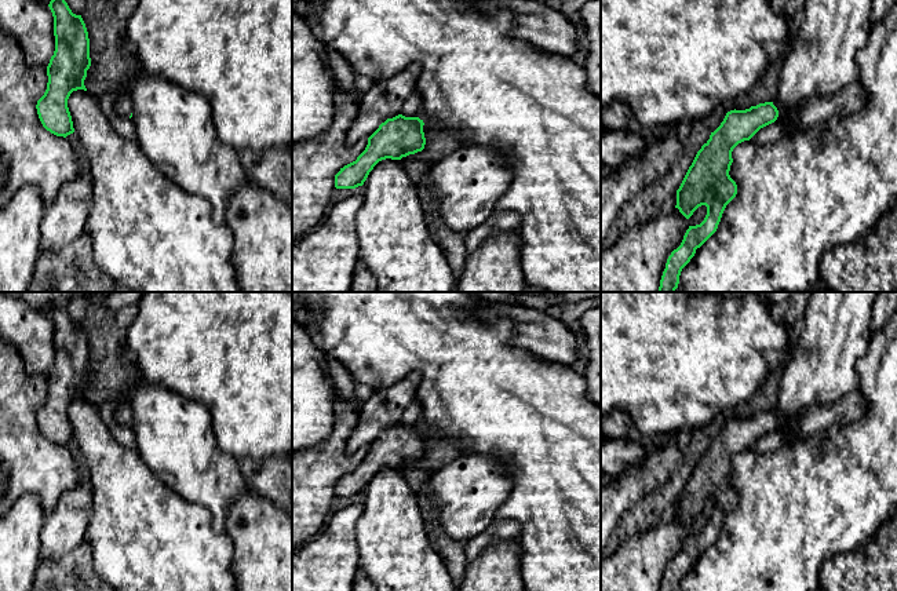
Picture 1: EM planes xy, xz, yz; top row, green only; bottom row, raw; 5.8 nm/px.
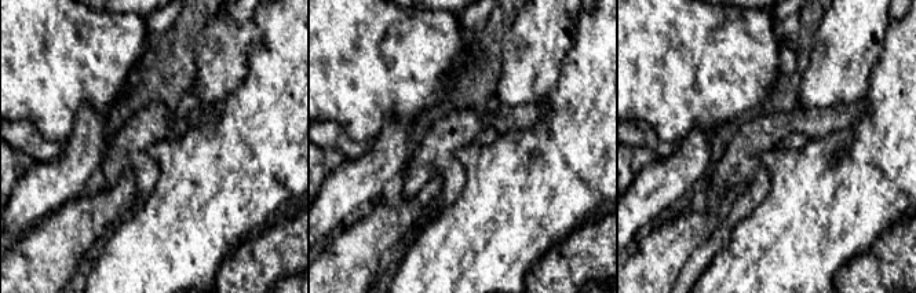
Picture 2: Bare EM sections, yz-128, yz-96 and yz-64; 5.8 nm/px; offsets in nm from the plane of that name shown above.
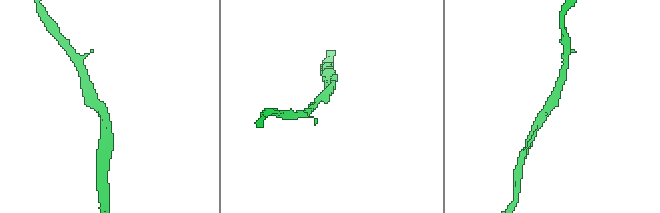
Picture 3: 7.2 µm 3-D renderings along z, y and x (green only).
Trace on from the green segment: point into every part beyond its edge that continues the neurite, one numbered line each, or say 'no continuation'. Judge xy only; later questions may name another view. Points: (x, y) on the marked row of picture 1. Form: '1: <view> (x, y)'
1: xy (123, 105)

